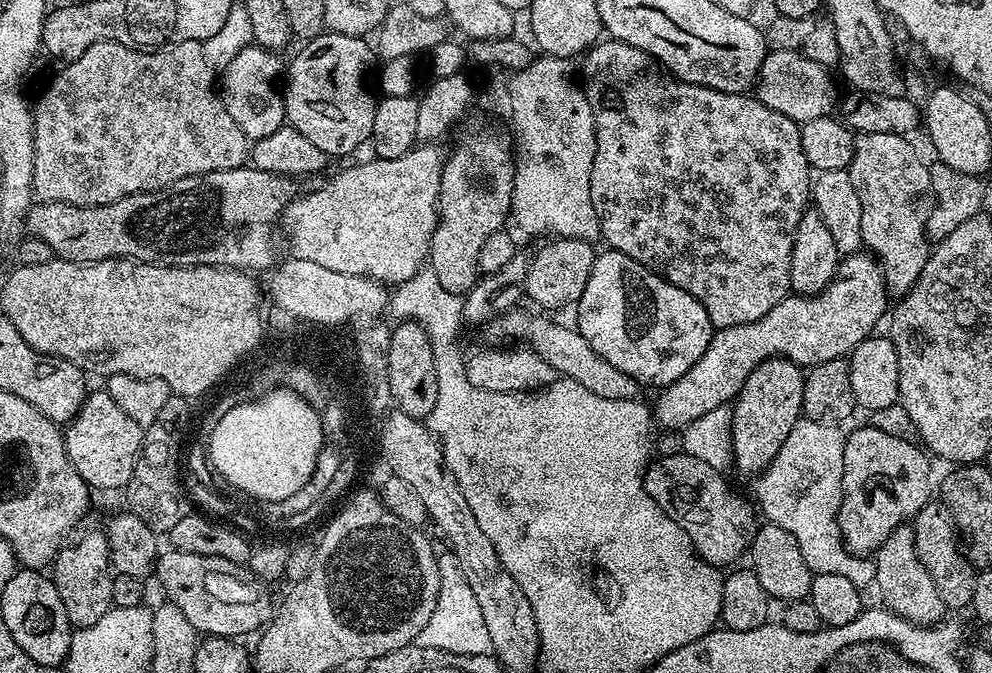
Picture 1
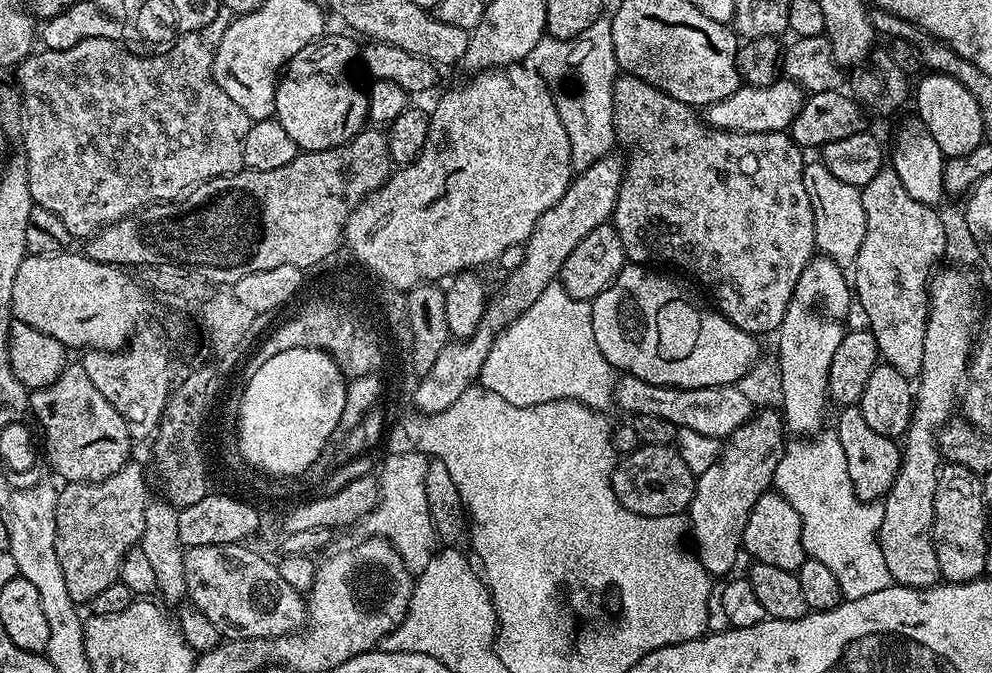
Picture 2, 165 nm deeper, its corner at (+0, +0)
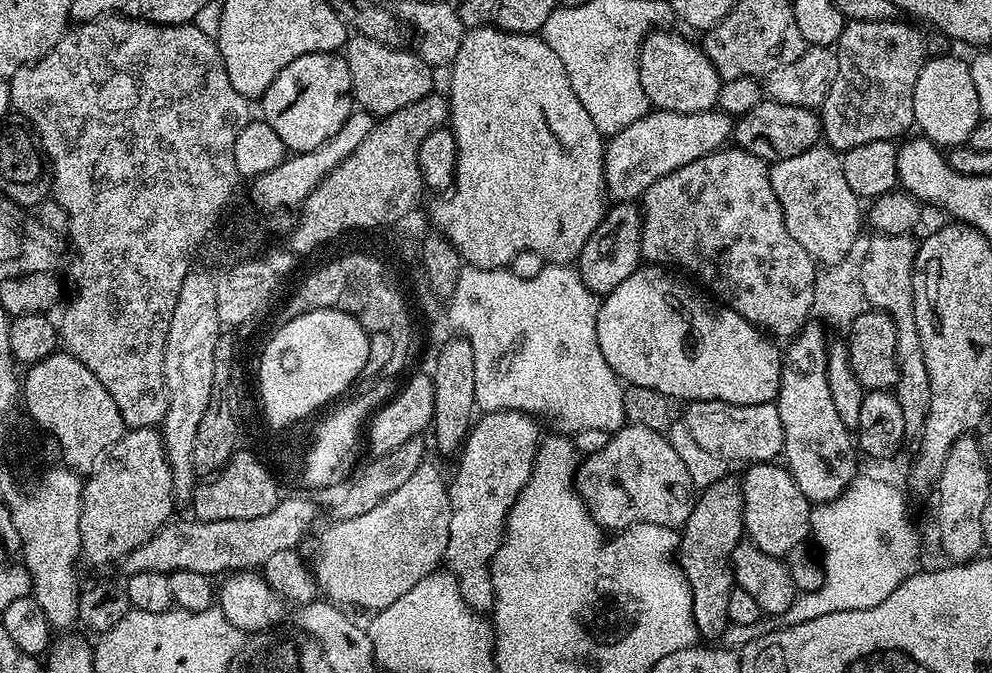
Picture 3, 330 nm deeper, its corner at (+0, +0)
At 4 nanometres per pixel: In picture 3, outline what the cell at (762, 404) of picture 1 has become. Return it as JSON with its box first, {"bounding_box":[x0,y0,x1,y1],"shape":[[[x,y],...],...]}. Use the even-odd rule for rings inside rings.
{"bounding_box":[678,474,745,641],"shape":[[[728,474],[699,493],[690,518],[682,525],[678,536],[678,563],[690,586],[696,634],[703,639],[705,636],[708,639],[705,641],[719,641],[729,626],[726,609],[730,603],[730,590],[736,587],[732,555],[734,546],[738,546],[745,536],[740,480]]]}

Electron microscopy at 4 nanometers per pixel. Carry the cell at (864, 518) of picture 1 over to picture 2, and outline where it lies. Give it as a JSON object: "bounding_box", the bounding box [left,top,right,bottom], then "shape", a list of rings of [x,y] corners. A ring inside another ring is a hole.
{"bounding_box":[834,406,902,502],"shape":[[[844,406],[839,409],[840,417],[834,424],[838,434],[838,442],[842,442],[842,450],[846,450],[846,468],[850,470],[850,482],[856,491],[857,500],[876,502],[888,495],[892,483],[898,478],[902,461],[902,448],[891,436],[878,434],[862,418],[859,407]]]}

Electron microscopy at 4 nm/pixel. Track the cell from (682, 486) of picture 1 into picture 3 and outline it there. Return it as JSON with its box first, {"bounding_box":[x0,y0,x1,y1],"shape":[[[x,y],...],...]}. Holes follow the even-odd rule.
{"bounding_box":[574,422,694,530],"shape":[[[629,422],[609,435],[598,454],[579,461],[574,487],[588,513],[604,530],[623,530],[633,524],[679,529],[690,518],[694,503],[692,479],[667,435]]]}

